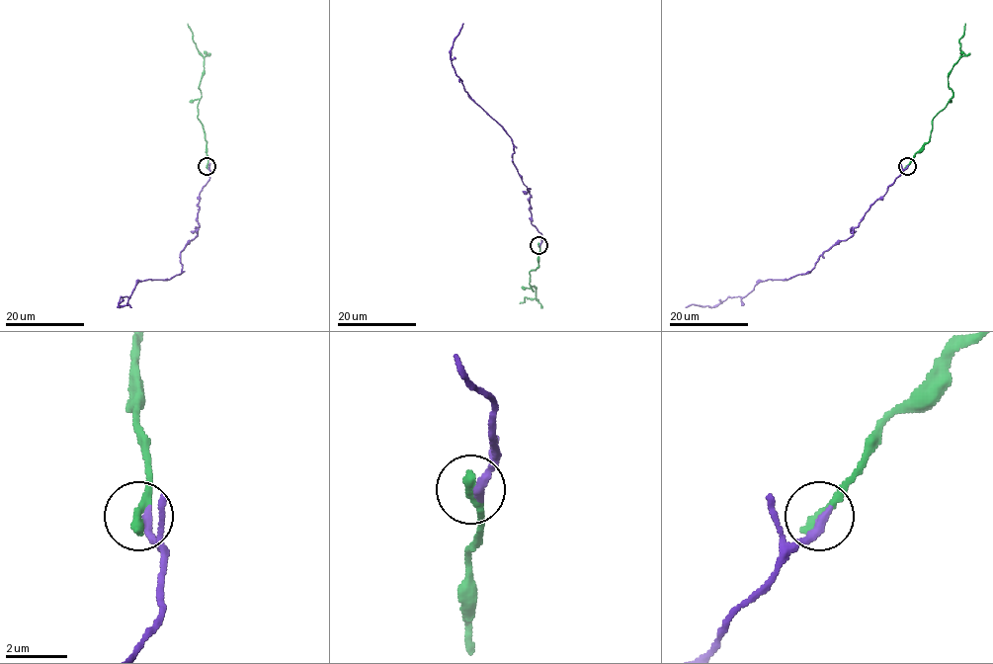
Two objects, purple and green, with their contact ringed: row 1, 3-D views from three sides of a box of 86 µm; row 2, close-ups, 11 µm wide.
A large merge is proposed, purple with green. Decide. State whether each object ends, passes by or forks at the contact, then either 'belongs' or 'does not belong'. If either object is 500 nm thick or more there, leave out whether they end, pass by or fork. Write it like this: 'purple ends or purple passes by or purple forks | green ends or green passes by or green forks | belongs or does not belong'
purple ends | green ends | belongs

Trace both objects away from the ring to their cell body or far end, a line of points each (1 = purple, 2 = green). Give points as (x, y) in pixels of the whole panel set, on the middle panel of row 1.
1: (539, 245), (511, 136), (472, 99), (452, 63), (463, 23)
2: (538, 245), (538, 266), (530, 272), (536, 297), (526, 297), (520, 303)

